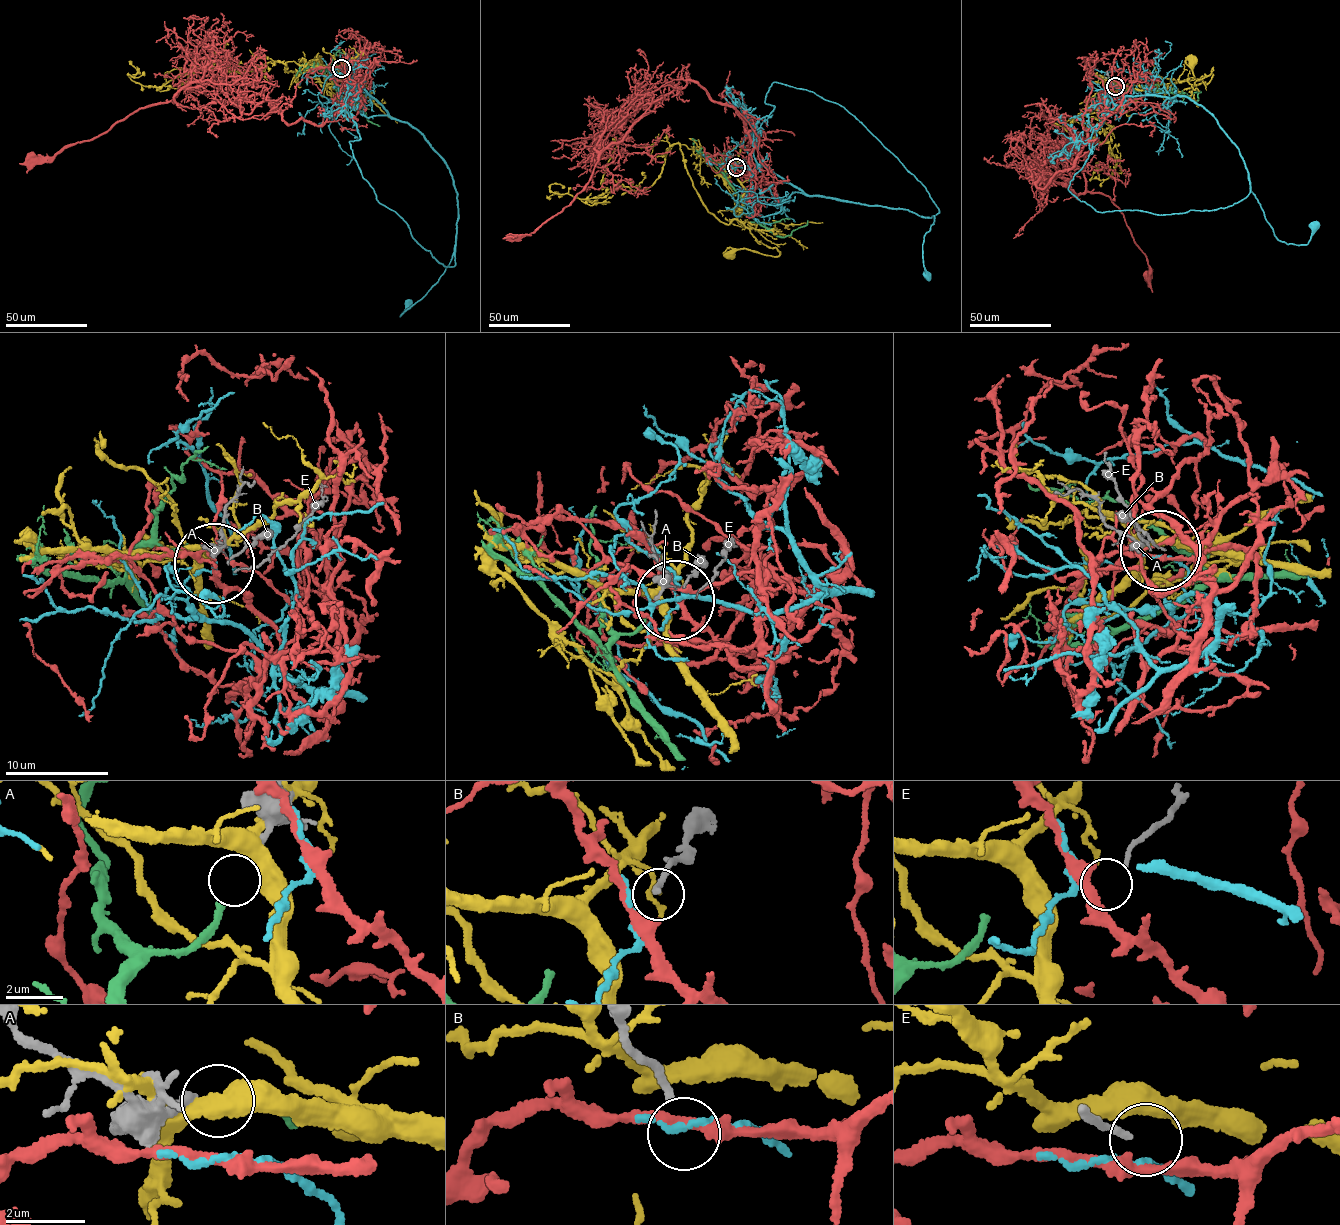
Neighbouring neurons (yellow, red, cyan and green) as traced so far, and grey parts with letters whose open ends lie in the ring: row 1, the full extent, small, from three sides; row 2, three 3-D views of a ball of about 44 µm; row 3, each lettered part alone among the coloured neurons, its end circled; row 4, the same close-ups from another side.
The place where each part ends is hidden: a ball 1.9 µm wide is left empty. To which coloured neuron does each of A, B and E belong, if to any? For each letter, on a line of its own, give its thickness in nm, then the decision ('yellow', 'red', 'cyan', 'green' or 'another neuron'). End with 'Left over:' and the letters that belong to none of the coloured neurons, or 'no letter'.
A: calibre 240 nm; green
B: calibre 190 nm; another neuron
E: calibre 130 nm; cyan
Left over: B

